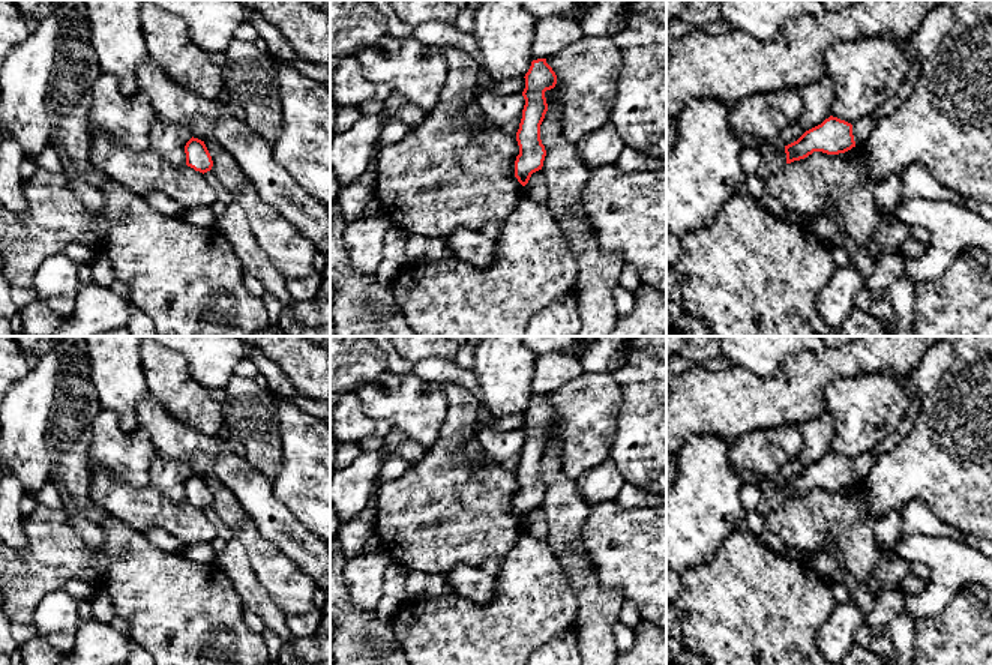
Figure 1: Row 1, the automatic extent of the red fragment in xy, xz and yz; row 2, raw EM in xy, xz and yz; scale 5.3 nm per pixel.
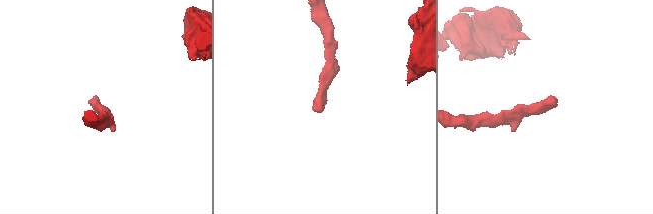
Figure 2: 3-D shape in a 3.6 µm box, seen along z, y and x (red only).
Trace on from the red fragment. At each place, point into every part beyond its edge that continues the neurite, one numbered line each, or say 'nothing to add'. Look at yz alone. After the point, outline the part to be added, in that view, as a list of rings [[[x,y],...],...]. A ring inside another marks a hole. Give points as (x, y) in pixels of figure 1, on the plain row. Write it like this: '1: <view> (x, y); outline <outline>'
1: yz (862, 464); outline [[[870,450],[870,452],[860,453],[851,461],[852,461],[852,471],[854,471],[855,482],[861,483],[864,477],[870,473],[870,468],[875,465],[876,456],[873,450]]]

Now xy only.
nothing to add

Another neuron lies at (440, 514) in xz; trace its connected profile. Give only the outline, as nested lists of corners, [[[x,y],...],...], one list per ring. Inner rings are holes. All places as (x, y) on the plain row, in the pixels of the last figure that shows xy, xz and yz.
[[[458,383],[440,384],[447,399],[447,411],[441,435],[423,459],[411,465],[402,476],[377,489],[374,536],[381,551],[410,572],[446,575],[452,569],[468,564],[480,567],[488,558],[504,557],[524,531],[524,522],[515,513],[515,497],[519,491],[516,471],[506,471],[498,462],[483,455],[482,464],[474,470],[468,462],[465,441],[476,438],[480,399]]]

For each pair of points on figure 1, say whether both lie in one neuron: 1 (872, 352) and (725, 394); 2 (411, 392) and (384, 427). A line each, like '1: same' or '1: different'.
1: same
2: different

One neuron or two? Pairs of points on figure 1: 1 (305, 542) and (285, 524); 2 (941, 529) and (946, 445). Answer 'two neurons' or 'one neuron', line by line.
1: one neuron
2: two neurons

